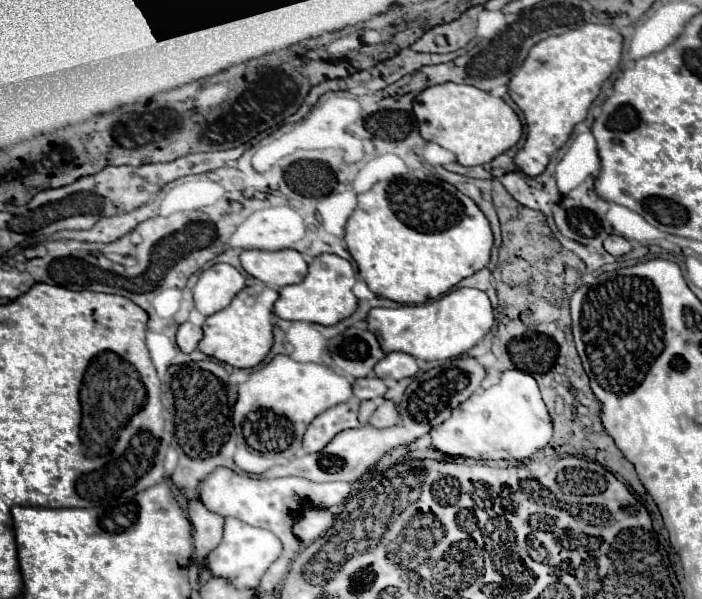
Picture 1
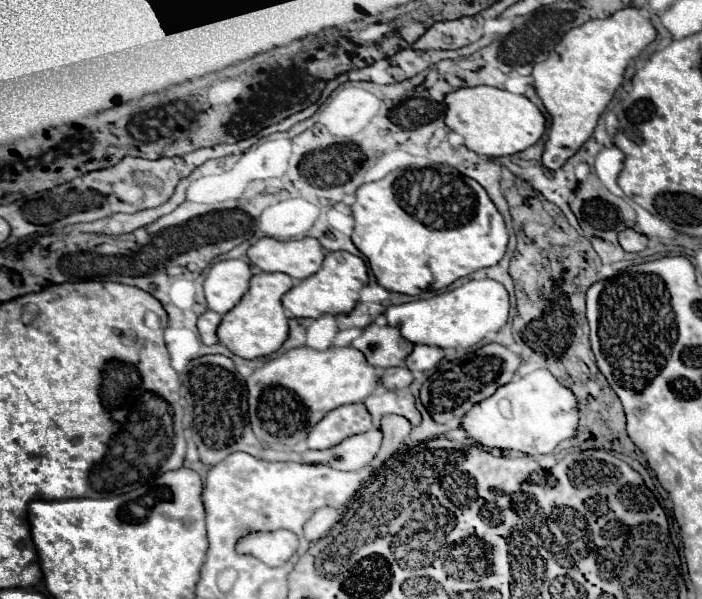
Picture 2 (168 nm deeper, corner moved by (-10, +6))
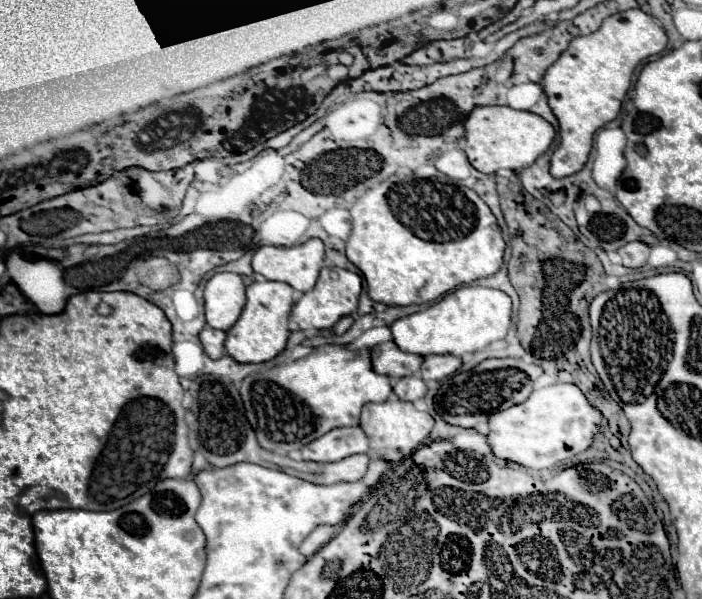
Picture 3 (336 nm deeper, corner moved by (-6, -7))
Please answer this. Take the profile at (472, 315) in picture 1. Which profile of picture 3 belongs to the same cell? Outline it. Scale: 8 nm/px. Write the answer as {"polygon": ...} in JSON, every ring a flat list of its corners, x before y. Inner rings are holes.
{"polygon":[[463,285,445,295,439,303,397,319,391,325,393,341,401,351,417,355,457,355,485,349,489,343,503,339,511,327,511,297,499,289,481,285]]}

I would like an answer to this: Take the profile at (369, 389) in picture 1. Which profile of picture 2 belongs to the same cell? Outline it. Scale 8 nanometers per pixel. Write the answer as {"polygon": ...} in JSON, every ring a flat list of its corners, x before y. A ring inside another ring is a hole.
{"polygon":[[387,368,381,372,381,378,379,378,379,384,385,386,387,390,401,390,401,388,407,388,409,384,413,382,413,376,407,368]]}

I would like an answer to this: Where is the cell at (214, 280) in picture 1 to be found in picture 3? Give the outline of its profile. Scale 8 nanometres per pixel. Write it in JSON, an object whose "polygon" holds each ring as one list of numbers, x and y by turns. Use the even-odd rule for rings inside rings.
{"polygon":[[215,273,205,285,205,317,213,329,229,331,245,305,245,283,237,273]]}

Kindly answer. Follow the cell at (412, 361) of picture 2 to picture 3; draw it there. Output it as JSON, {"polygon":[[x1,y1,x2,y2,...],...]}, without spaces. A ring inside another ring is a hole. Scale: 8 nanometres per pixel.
{"polygon":[[429,355,421,367,421,377,425,381,441,381,461,367,461,359,455,355]]}

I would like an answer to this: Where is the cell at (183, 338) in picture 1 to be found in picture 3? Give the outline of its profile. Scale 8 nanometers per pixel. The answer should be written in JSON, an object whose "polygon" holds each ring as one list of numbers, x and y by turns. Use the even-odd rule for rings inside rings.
{"polygon":[[205,327,201,333,199,333,199,339,205,347,205,353,211,357,211,359,221,359,225,355,225,337,227,333,225,331,219,331,219,329,211,329,211,327]]}

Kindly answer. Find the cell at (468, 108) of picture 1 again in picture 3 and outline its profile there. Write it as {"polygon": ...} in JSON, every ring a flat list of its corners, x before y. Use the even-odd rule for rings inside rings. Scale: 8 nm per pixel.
{"polygon":[[477,107,465,121,465,153,469,163,481,173,497,173,499,169,521,171,541,157,555,139,555,129,543,117,531,111,515,111,511,107]]}

